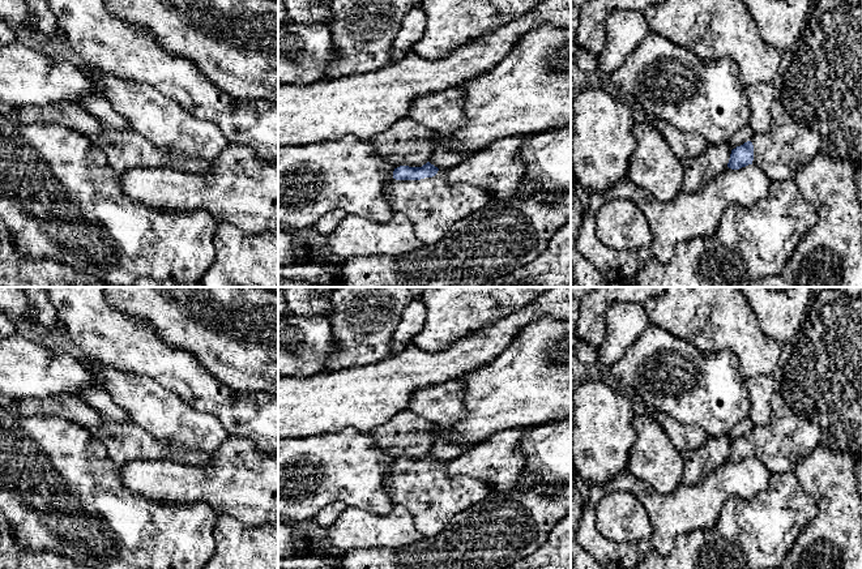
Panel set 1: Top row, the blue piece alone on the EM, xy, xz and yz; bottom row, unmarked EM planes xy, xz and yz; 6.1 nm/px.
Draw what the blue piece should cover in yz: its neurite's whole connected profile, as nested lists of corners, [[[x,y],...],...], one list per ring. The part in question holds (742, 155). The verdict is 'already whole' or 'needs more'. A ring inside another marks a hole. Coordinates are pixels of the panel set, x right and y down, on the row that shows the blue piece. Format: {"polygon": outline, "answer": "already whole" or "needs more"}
{"polygon": [[[777,99],[771,114],[771,129],[755,133],[750,141],[733,149],[727,167],[739,170],[754,164],[771,181],[794,179],[820,151],[822,138],[816,131],[794,120]]], "answer": "needs more"}

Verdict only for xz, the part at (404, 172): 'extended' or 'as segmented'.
extended

